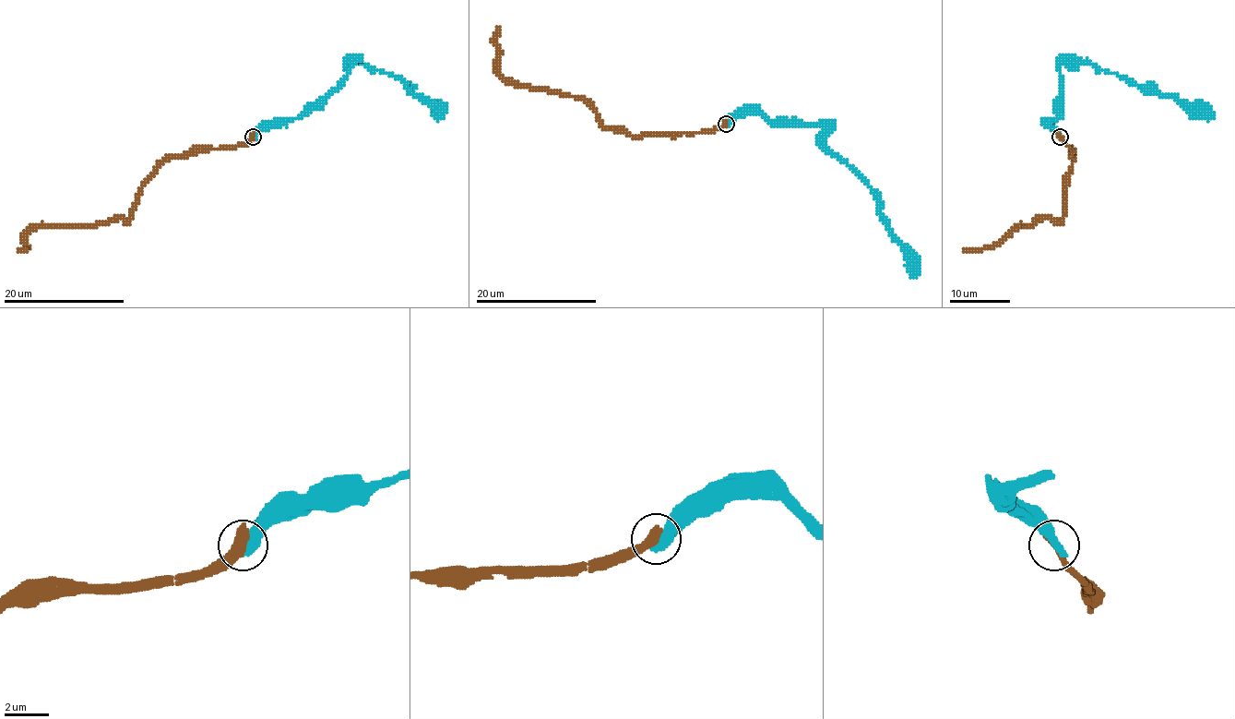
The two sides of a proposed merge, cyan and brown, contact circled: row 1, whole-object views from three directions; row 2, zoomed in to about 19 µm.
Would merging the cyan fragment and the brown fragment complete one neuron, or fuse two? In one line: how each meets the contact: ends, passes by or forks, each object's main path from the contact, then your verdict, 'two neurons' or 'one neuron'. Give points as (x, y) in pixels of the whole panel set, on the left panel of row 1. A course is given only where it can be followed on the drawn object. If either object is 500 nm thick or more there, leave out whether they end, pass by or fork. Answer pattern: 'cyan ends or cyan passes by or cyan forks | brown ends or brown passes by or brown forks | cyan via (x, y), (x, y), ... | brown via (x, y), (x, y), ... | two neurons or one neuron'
cyan via (253, 137), (272, 126), (286, 125), (317, 107), (341, 84), (352, 62), (366, 63), (399, 79), (440, 117) | brown via (253, 137), (237, 145), (170, 155), (142, 187), (127, 221), (38, 225), (24, 237), (23, 247), (28, 247) | two neurons

